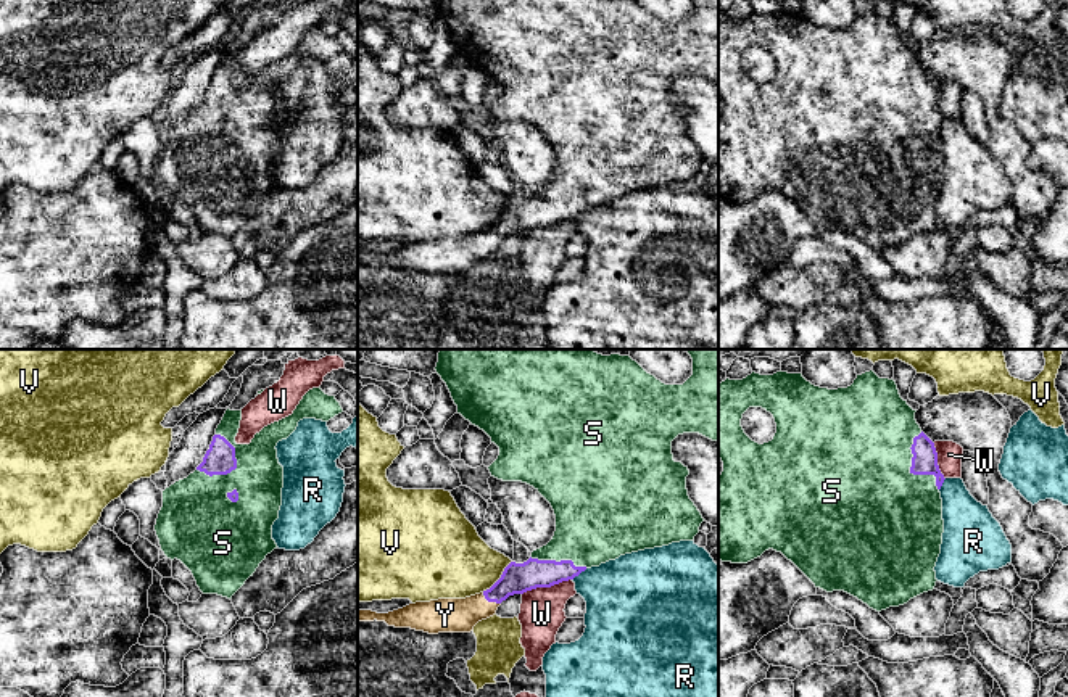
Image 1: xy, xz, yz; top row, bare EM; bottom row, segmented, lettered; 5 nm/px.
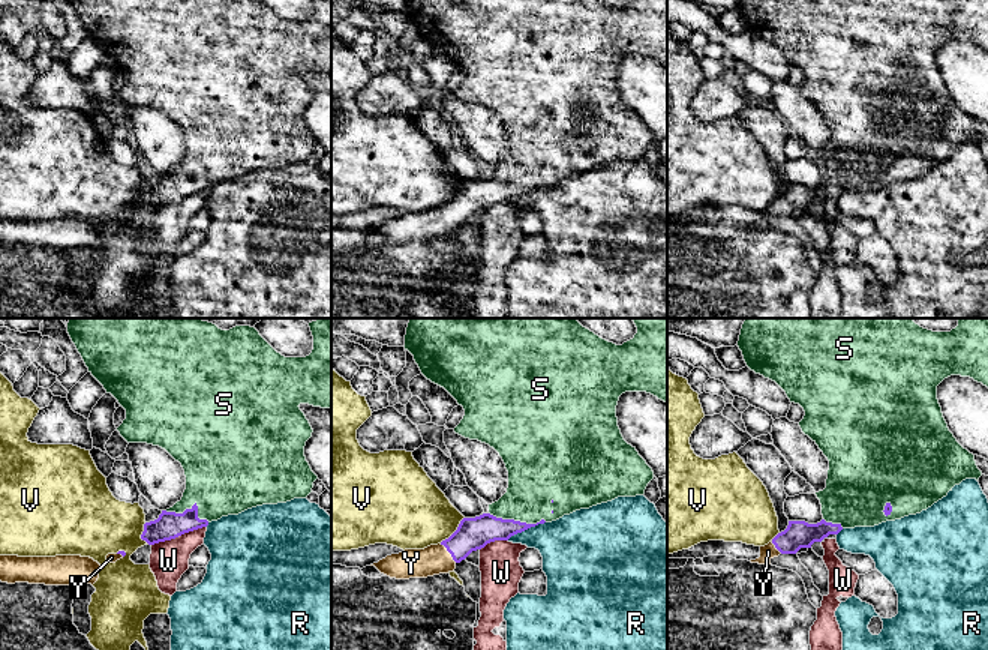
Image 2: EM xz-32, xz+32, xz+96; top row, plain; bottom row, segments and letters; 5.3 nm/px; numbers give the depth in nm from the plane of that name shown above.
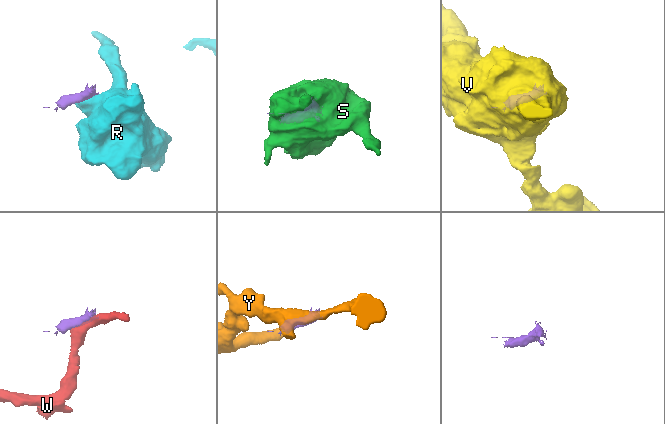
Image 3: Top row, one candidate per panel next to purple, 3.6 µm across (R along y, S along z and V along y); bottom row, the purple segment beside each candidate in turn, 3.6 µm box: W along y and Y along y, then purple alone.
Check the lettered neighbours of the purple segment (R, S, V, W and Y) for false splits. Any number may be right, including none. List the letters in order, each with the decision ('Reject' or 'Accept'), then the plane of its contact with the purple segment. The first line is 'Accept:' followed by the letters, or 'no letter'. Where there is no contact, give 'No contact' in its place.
Accept: S, Y
R: Reject. Touches purple in xz
S: Accept. Touches purple in yz
V: Reject. Touches purple in xz
W: Reject. Touches purple in xz
Y: Accept. Touches purple in xz

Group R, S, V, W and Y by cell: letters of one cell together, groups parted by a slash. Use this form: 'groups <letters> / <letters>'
groups R / S Y / V / W

